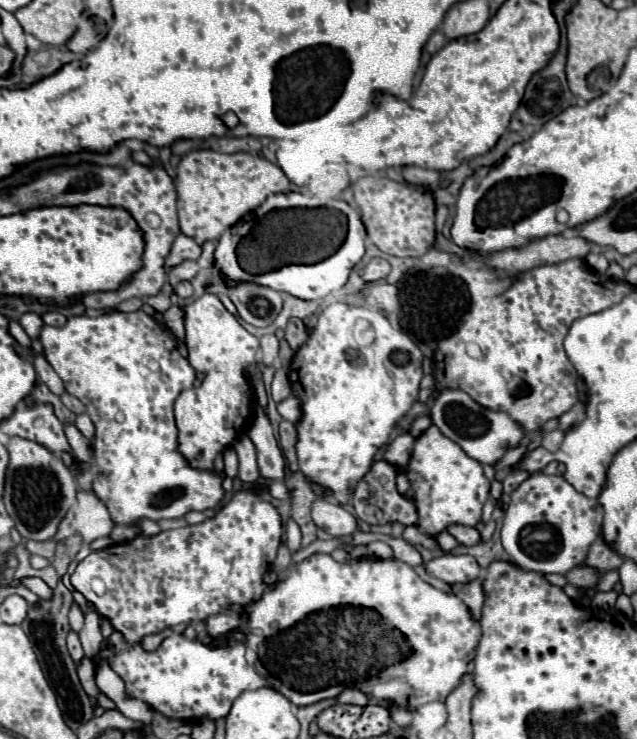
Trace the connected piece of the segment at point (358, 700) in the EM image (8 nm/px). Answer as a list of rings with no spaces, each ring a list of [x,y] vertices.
[[[345,689],[345,691],[337,697],[337,701],[339,701],[339,703],[359,705],[359,707],[363,707],[363,705],[367,705],[367,703],[369,703],[367,695],[365,695],[365,693],[361,693],[361,691],[357,691],[357,689]]]

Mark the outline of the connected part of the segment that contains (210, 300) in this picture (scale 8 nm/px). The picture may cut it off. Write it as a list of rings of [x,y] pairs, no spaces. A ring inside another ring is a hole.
[[[205,293],[191,305],[181,305],[181,311],[185,313],[185,343],[189,349],[189,363],[195,371],[205,373],[205,379],[201,387],[197,389],[185,389],[175,401],[175,419],[179,429],[179,451],[183,457],[197,469],[213,469],[213,459],[227,449],[227,443],[233,443],[239,437],[237,427],[249,427],[253,409],[253,389],[249,383],[249,377],[245,375],[245,369],[255,361],[255,351],[259,349],[257,337],[253,337],[245,327],[239,323],[237,317],[233,317],[221,303],[217,295]]]

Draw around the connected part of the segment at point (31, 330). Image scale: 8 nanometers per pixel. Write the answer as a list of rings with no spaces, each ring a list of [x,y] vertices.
[[[25,313],[25,315],[21,315],[19,323],[21,323],[21,327],[25,329],[25,333],[27,333],[31,339],[37,339],[37,337],[39,337],[39,329],[41,329],[41,325],[43,325],[43,319],[41,319],[37,313]]]

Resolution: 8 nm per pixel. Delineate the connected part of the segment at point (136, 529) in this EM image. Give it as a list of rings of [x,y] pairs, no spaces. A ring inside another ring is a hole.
[[[116,525],[109,537],[115,543],[129,542],[133,540],[140,533],[140,525],[128,526],[128,525]]]

